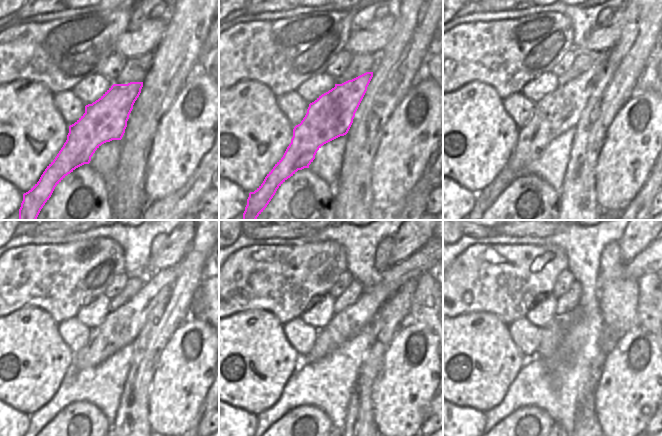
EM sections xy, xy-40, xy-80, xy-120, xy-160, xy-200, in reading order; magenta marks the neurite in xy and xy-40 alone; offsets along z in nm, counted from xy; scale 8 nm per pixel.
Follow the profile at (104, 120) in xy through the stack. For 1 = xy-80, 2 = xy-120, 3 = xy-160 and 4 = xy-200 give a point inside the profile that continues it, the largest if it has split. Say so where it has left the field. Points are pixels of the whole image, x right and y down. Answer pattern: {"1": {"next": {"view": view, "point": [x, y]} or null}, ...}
{"1": {"next": {"view": "xy-80", "point": [559, 111]}}, "2": {"next": {"view": "xy-120", "point": [121, 326]}}, "3": {"next": {"view": "xy-160", "point": [345, 324]}}, "4": {"next": {"view": "xy-200", "point": [646, 262]}}}

